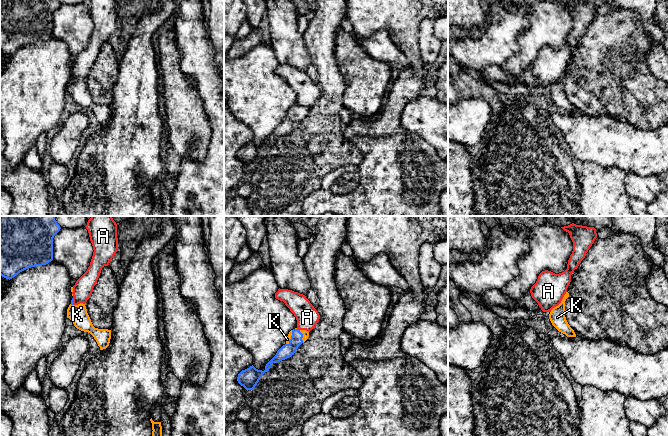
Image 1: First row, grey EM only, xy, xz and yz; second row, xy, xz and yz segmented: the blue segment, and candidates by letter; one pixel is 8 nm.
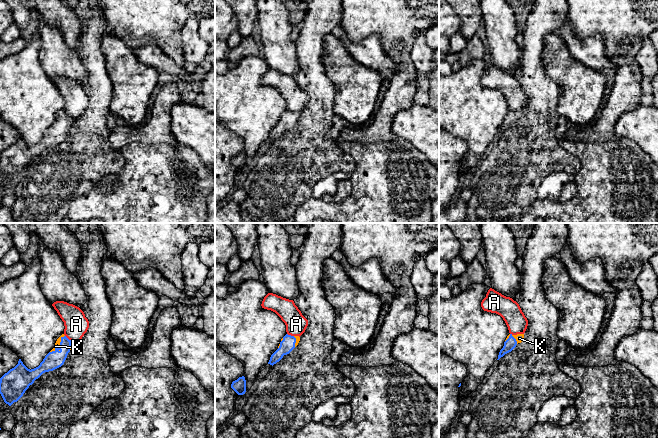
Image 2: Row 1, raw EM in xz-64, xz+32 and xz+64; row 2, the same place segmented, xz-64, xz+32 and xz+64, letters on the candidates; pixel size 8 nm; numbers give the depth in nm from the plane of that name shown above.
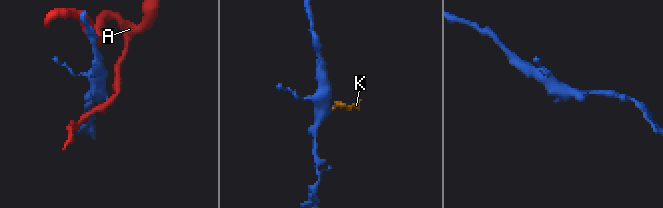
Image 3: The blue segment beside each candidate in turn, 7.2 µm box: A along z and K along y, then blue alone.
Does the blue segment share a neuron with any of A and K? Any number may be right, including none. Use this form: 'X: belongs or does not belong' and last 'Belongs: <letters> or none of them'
A: does not belong
K: belongs
Belongs: K

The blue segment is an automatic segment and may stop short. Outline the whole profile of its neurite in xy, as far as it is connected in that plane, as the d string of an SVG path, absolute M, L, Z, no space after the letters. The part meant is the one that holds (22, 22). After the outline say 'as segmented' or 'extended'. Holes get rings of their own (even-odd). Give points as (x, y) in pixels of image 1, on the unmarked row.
M0 0L0 51L12 55L20 48L53 36L53 14L60 7L59 0Z; as segmented

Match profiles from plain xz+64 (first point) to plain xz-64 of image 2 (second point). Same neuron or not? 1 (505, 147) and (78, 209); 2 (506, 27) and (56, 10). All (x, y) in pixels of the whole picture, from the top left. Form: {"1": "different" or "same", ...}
{"1": "different", "2": "different"}

